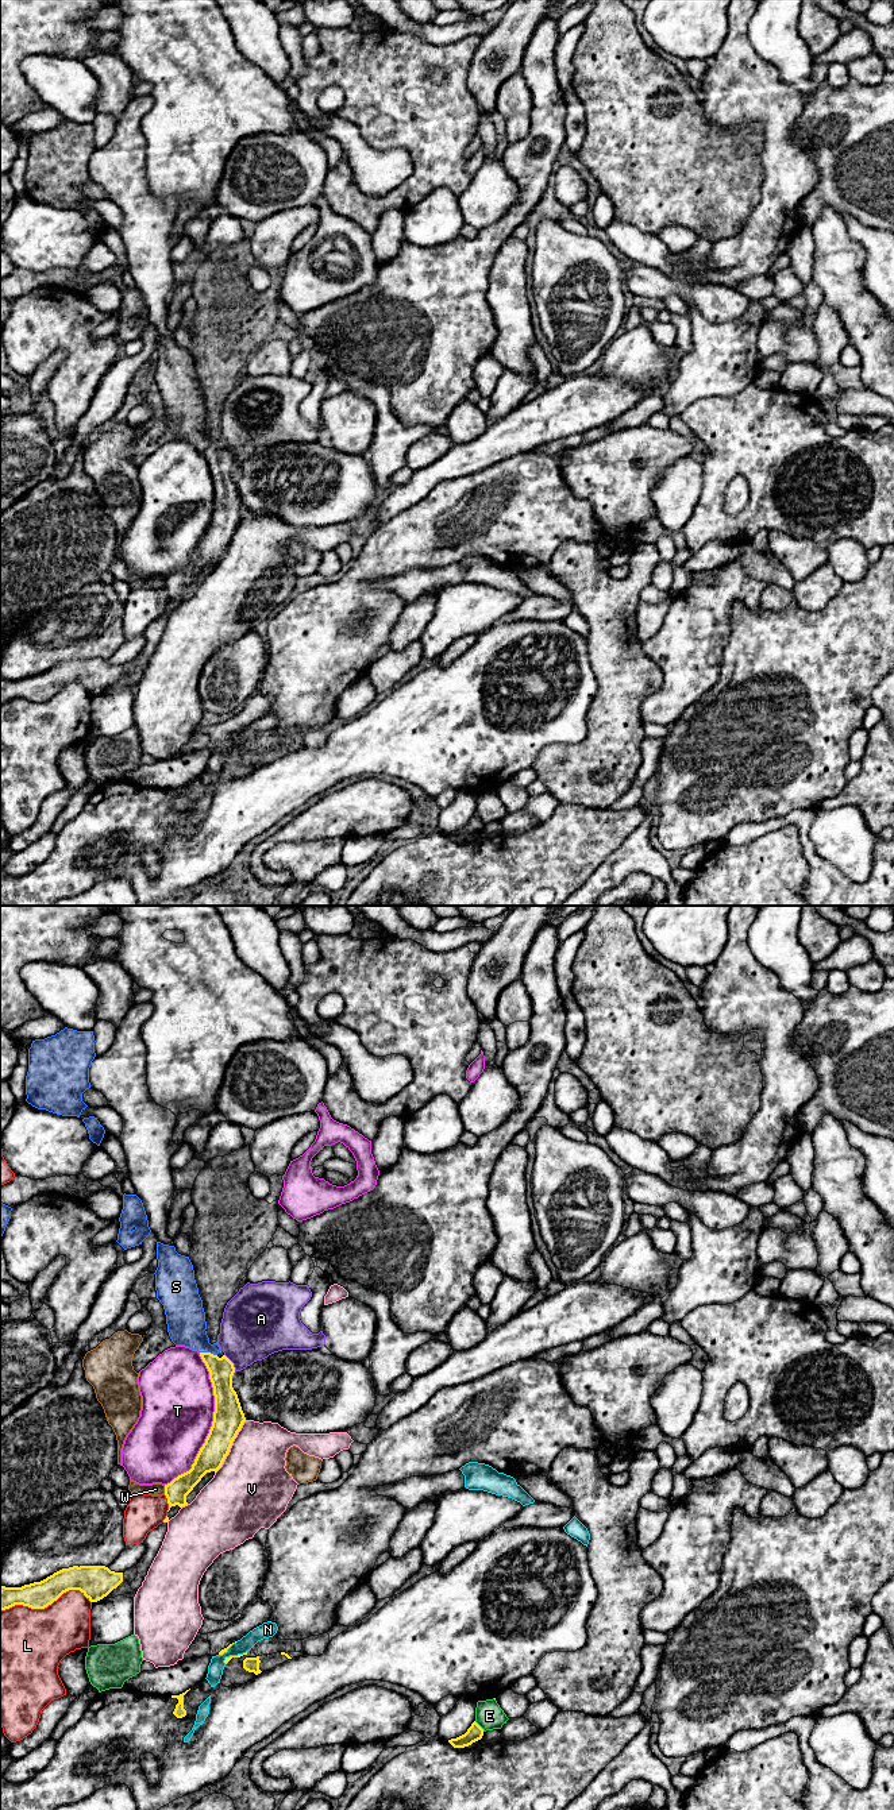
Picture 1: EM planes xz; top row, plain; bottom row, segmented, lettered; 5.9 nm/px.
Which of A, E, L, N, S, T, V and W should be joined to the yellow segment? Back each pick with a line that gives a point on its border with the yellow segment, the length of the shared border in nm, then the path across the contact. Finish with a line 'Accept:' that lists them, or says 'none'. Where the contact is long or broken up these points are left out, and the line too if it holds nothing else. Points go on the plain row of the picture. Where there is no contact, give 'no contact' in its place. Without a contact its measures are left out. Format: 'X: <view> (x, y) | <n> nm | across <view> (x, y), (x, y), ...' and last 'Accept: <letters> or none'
S: xz (208, 446) | 110 nm | across xz (222, 462), (208, 446), (188, 423), (185, 410)
Accept: S

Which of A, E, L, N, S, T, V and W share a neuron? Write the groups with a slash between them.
A / E / L / N / S / T / V / W

